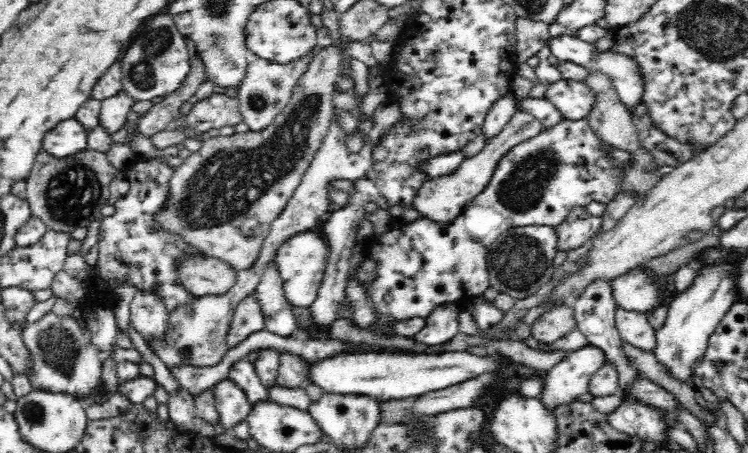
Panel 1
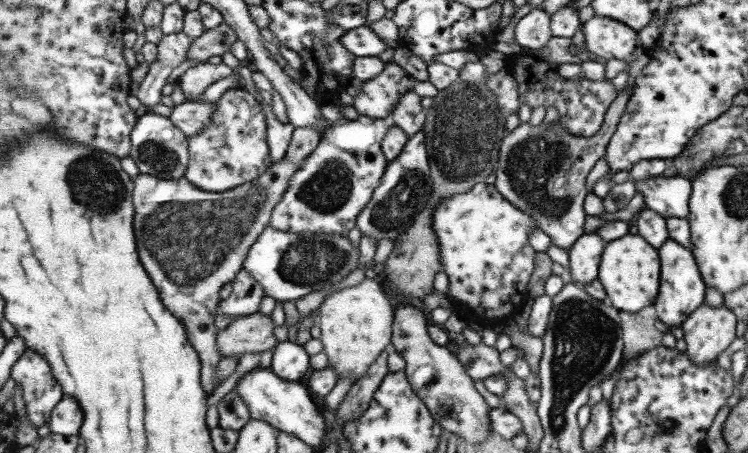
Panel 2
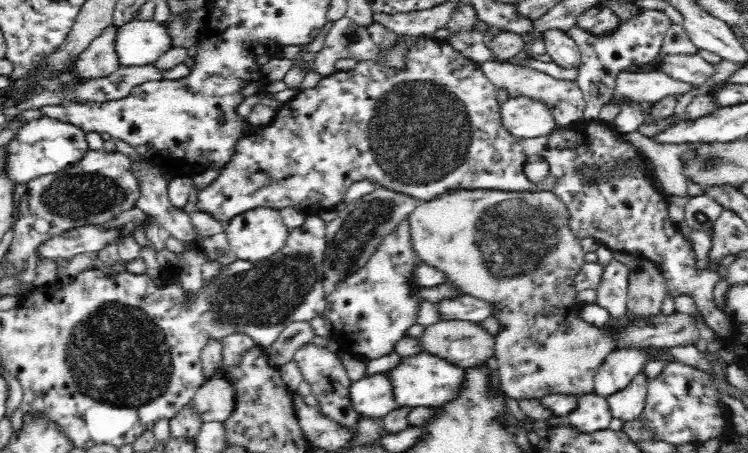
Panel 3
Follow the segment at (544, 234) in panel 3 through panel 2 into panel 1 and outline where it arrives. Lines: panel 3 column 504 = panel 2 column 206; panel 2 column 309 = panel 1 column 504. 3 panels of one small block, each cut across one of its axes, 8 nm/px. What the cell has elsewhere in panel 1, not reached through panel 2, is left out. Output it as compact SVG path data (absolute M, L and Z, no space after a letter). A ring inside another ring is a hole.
M519 110L496 136L492 136L492 138L487 140L478 154L465 158L454 172L425 180L422 186L416 190L416 196L412 198L410 206L414 210L418 210L424 218L429 218L442 224L451 223L463 213L464 207L473 198L484 192L486 186L491 183L492 175L495 173L500 159L507 155L511 148L538 136L542 131L543 128L540 121L533 114Z

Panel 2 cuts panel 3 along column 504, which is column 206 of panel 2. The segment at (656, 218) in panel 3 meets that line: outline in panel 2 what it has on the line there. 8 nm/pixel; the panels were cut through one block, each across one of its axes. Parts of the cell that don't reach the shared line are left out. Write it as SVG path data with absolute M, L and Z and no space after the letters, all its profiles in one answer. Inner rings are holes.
M228 89L220 99L212 123L190 138L187 177L203 190L226 193L259 178L272 164L268 143L268 122L264 106L245 89Z

